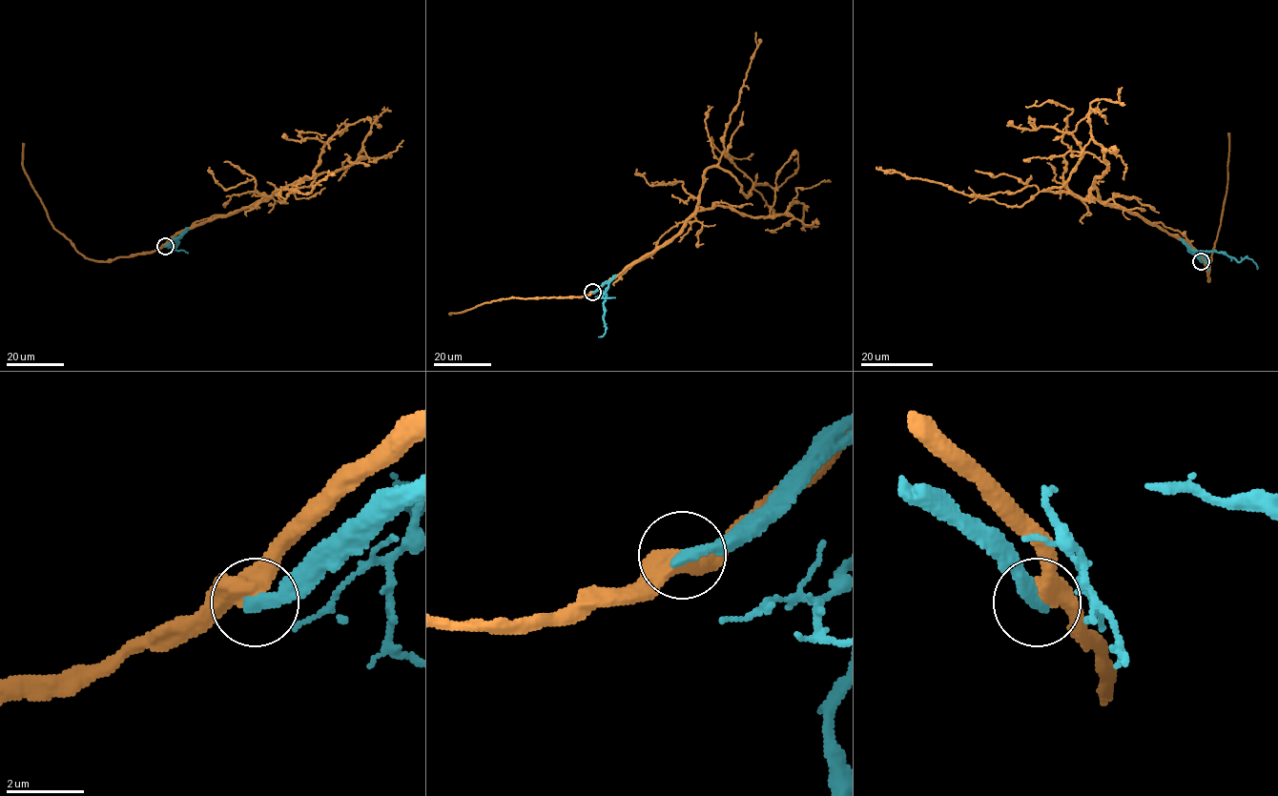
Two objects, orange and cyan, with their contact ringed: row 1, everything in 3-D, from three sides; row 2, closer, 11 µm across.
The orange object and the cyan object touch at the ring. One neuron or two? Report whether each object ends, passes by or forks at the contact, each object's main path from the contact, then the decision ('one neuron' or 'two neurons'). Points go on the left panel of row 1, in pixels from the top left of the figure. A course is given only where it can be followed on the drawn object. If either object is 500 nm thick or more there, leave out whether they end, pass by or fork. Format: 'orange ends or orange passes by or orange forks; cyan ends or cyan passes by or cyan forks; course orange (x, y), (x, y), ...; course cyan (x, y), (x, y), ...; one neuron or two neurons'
orange passes by; cyan ends; course orange (165, 246), (182, 231), (248, 208), (276, 191), (308, 186), (327, 141), (347, 126), (370, 117), (370, 122); course cyan (165, 246), (180, 236), (176, 238), (176, 246), (178, 242), (172, 252); two neurons

